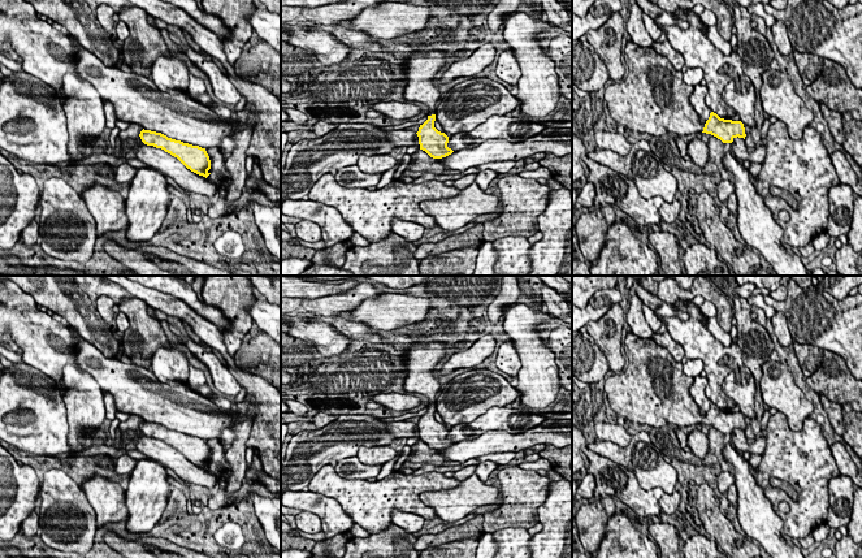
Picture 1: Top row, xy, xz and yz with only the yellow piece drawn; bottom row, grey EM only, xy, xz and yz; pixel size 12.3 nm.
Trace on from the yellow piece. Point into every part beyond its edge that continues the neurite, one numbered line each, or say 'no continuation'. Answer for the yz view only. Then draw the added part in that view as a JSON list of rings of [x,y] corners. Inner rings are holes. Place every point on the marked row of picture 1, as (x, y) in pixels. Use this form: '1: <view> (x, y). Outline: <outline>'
1: yz (657, 102). Outline: [[[631,39],[625,46],[625,62],[633,78],[615,82],[606,87],[605,100],[610,116],[616,124],[624,125],[636,134],[647,133],[653,137],[672,134],[684,137],[703,131],[705,124],[690,104],[689,96],[693,86],[683,81],[683,72],[676,70],[672,64],[653,47],[640,47]]]

